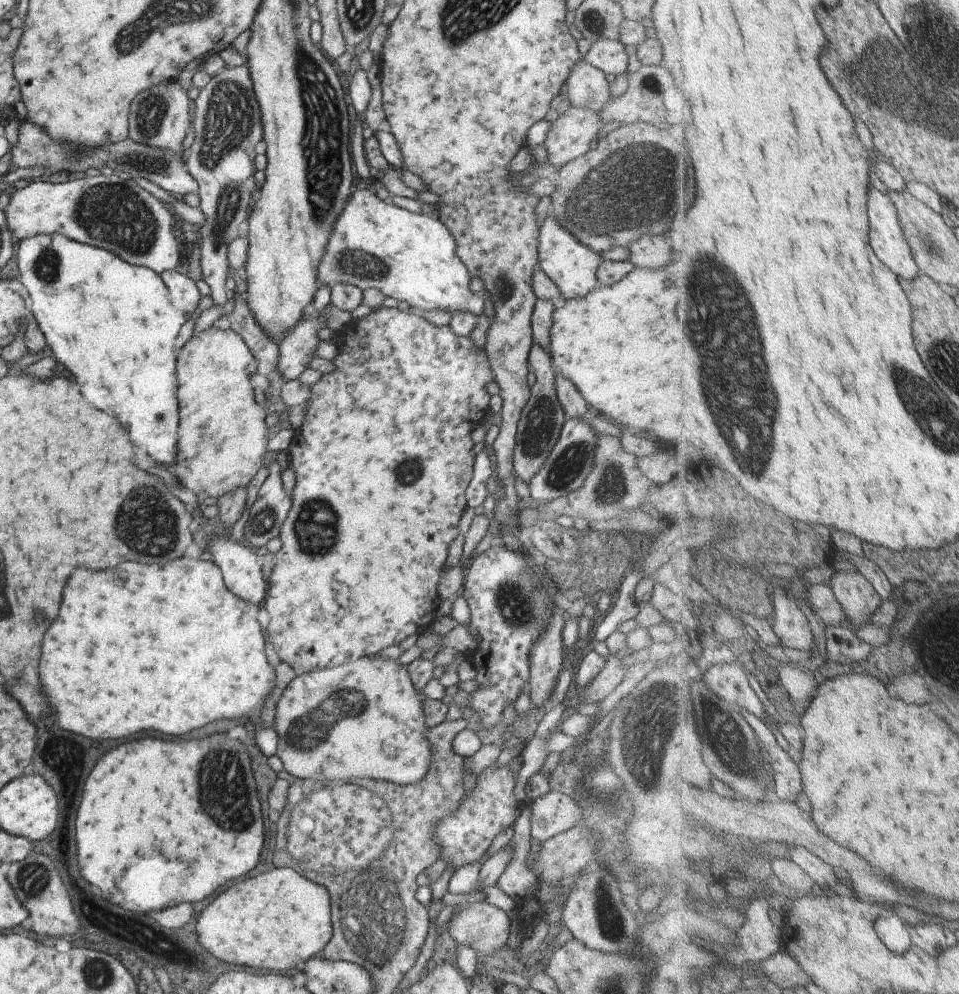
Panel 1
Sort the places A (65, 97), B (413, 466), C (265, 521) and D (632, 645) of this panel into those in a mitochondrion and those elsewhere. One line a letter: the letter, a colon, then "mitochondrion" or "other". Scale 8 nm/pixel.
A: other
B: mitochondrion
C: mitochondrion
D: other

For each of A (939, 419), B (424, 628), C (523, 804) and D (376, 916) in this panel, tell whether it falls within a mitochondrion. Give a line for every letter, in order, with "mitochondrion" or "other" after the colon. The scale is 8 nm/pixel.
A: mitochondrion
B: other
C: other
D: mitochondrion

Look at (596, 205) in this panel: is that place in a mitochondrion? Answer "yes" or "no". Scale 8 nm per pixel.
yes

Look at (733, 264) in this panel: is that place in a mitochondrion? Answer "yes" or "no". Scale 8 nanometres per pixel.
yes

